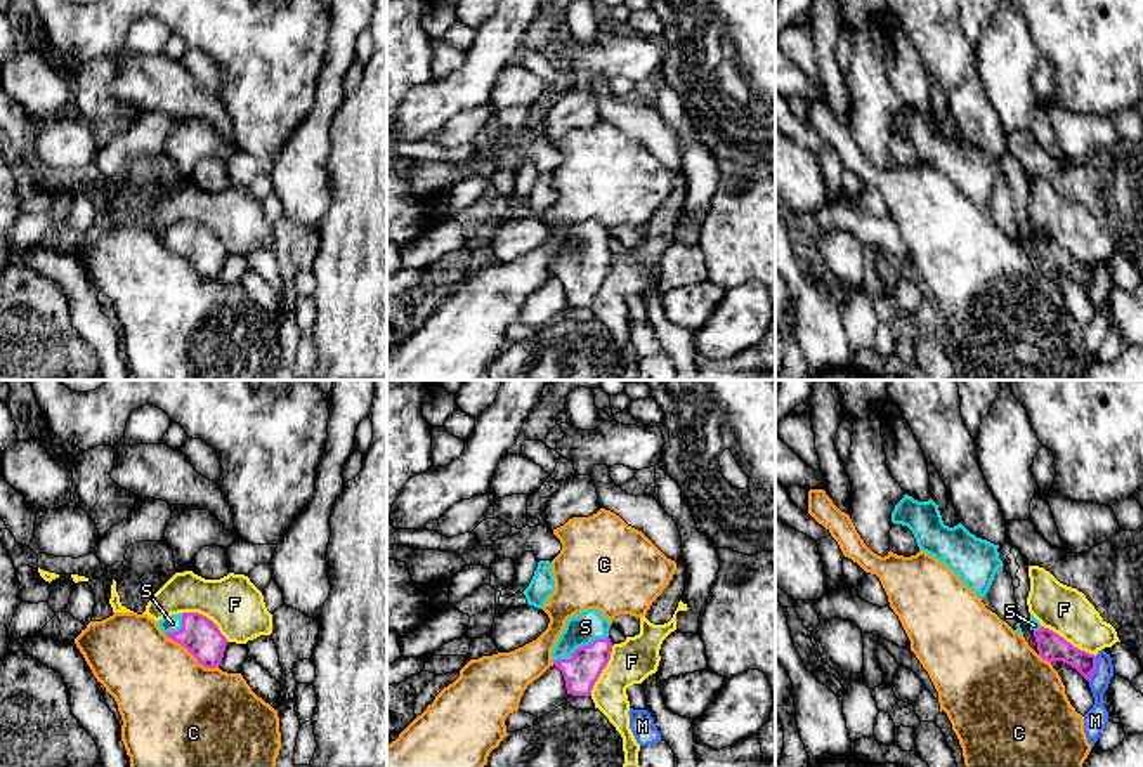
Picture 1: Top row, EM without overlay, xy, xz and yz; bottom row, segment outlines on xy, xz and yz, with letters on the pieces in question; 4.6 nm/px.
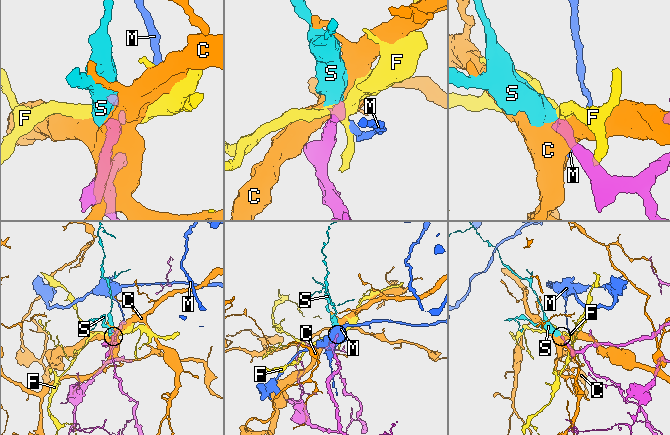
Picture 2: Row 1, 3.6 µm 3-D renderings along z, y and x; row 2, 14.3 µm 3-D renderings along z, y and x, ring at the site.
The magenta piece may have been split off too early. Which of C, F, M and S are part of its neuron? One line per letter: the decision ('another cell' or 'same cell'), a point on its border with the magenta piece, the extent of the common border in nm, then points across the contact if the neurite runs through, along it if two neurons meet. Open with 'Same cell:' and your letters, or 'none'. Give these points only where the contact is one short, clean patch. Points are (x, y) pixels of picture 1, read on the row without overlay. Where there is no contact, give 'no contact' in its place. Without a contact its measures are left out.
Same cell: S
C: another cell; contact xy (191, 264); length 300 nm
F: another cell; contact yz (1069, 254); length 300 nm; border yz (1041, 236), (1095, 268)
M: another cell; contact yz (1095, 280); length 130 nm; border yz (1097, 268), (1097, 278), (1088, 292)
S: same cell; contact xz (580, 259); length 280 nm; way xz (580, 283), (580, 259), (585, 238)

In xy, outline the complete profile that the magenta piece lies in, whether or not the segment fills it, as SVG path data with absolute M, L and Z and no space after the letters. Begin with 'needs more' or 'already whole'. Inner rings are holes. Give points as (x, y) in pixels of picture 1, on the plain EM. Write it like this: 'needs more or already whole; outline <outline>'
needs more; outline M179 224L156 234L168 250L184 257L205 279L220 276L227 250L206 227L199 224Z

